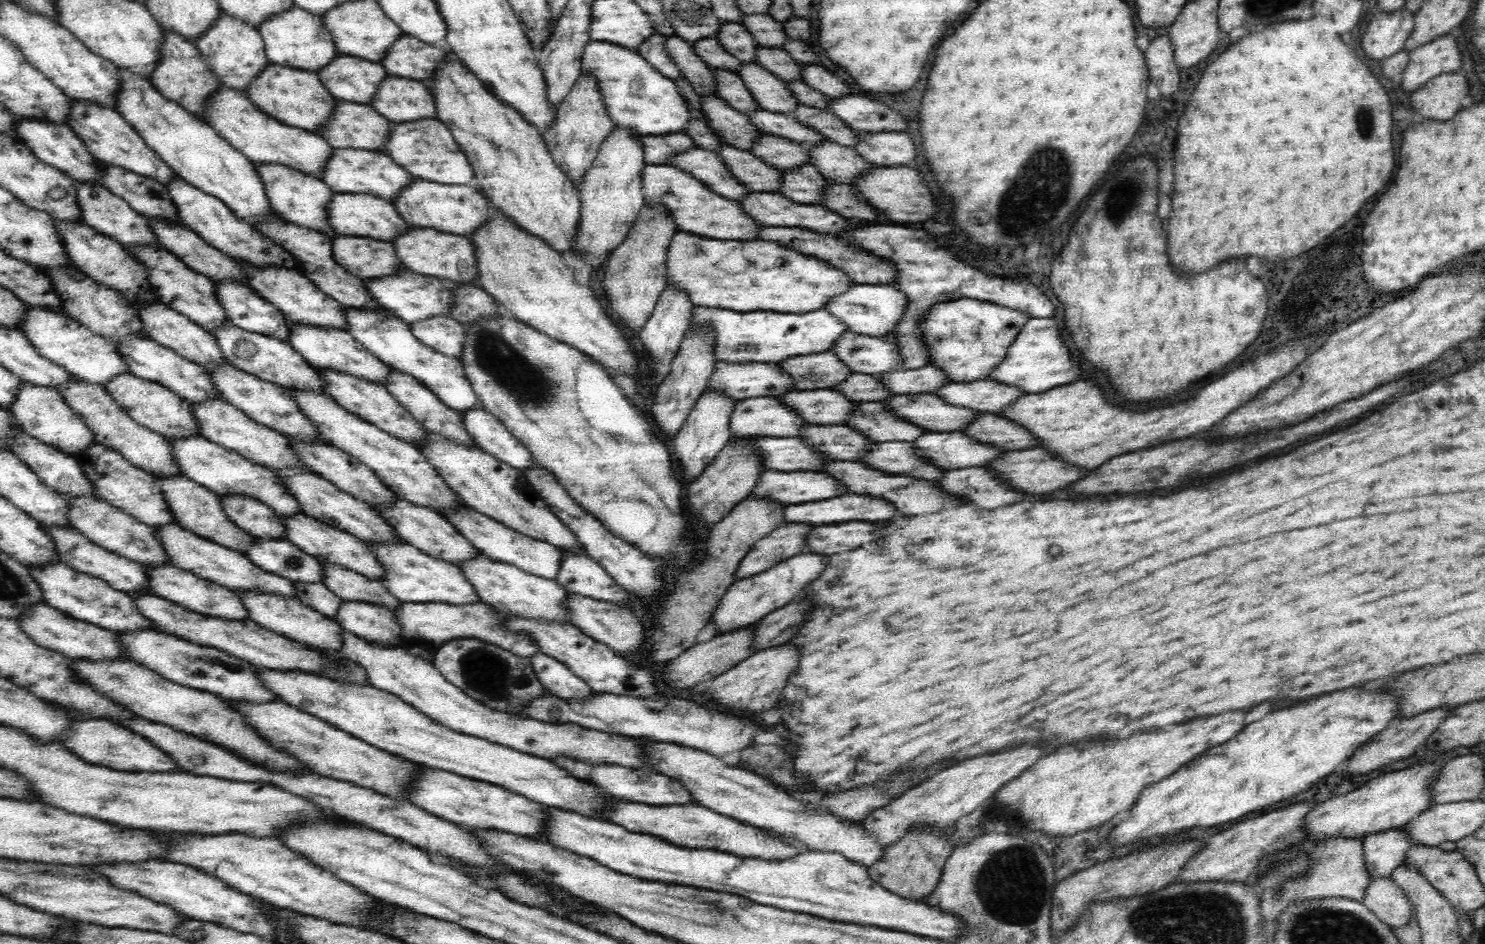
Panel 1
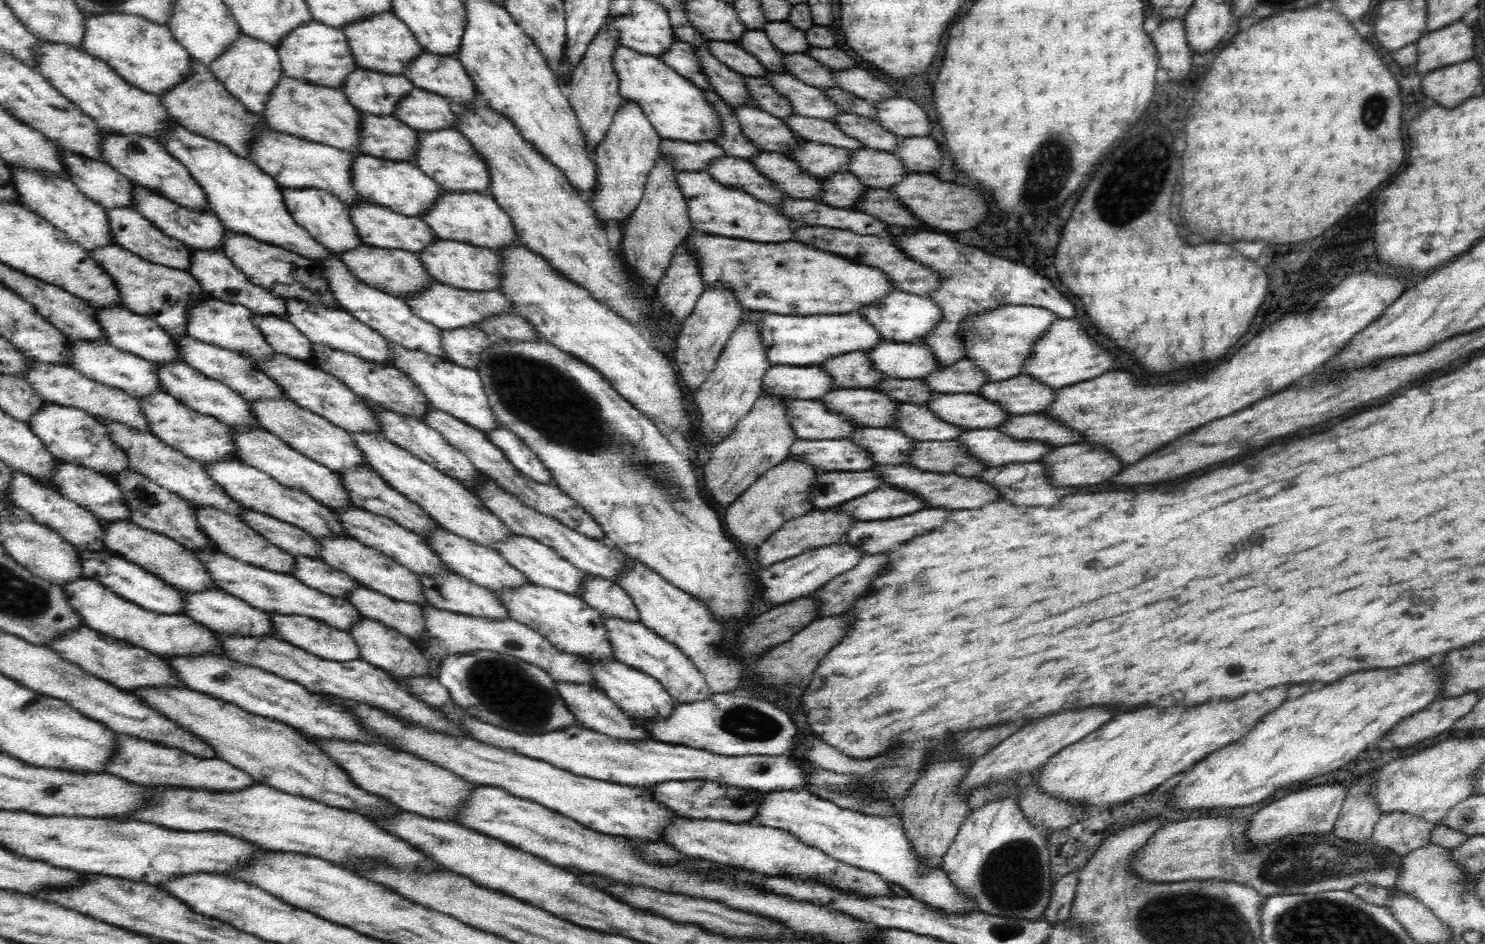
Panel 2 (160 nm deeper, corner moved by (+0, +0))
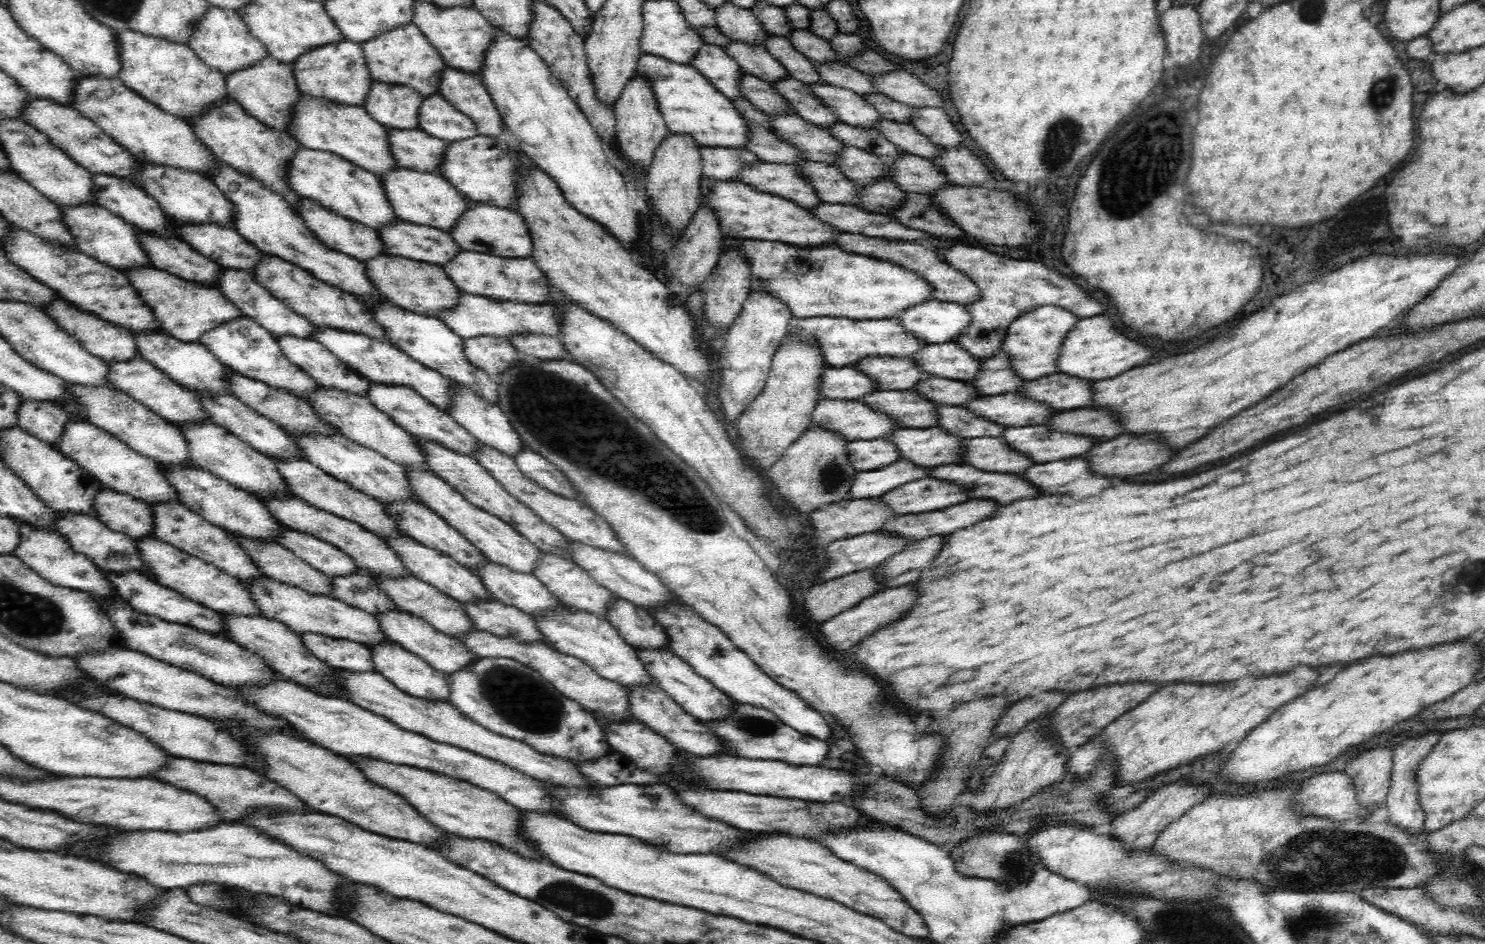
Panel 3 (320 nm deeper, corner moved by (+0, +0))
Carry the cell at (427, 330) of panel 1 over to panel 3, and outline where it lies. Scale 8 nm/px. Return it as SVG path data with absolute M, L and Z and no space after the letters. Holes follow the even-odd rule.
M479 336L463 339L466 358L475 367L488 374L502 374L505 369L518 364L519 357L514 345L508 338Z

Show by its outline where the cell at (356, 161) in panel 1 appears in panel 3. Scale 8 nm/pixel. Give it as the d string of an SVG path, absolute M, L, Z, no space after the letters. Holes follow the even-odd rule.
M398 168L391 173L381 174L380 183L386 192L387 202L394 209L399 221L408 224L425 225L448 233L458 224L459 218L473 205L456 191L450 181L440 174L417 172L416 169Z

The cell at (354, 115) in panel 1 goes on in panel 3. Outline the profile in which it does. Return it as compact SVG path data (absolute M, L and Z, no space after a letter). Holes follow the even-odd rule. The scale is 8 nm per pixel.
M389 129L388 144L395 163L417 172L440 174L448 143L421 129Z

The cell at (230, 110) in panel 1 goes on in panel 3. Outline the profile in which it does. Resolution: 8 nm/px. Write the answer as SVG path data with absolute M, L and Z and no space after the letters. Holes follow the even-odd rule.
M302 147L298 149L288 166L287 183L288 188L300 197L318 201L323 208L373 230L383 229L388 222L398 221L394 209L387 202L380 178L332 152Z

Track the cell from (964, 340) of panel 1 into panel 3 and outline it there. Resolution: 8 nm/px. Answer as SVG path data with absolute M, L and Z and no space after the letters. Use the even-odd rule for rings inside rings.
M1046 305L1035 308L1029 313L1015 317L1007 327L1006 336L999 350L1011 356L1011 370L1021 376L1023 380L1034 380L1056 372L1056 361L1067 333L1075 327L1082 318L1075 316L1065 308Z

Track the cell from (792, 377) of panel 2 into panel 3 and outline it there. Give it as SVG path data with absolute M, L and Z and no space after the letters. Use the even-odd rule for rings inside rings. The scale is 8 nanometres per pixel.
M830 367L819 376L819 394L834 401L858 401L879 390L879 384L852 367Z

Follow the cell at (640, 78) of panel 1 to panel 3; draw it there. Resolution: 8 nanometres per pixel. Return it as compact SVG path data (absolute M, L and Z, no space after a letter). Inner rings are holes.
M639 56L635 74L651 82L659 111L669 132L690 135L700 147L740 149L747 145L747 124L726 98L695 66L676 64L659 56Z

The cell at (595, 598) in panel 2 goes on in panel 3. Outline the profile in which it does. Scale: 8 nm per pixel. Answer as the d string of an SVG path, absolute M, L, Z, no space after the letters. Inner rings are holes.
M618 598L608 606L606 613L608 623L629 646L669 650L666 632L646 609Z

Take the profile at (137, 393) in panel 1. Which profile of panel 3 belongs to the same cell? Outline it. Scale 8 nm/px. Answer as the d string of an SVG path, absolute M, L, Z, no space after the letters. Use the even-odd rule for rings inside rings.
M212 420L191 422L189 425L176 427L186 439L192 464L196 464L198 468L214 473L218 478L252 496L255 494L258 497L270 497L271 494L276 494L278 497L294 496L287 484L283 482L283 476L275 468L271 457L254 450L247 442L228 433L224 428L214 424Z

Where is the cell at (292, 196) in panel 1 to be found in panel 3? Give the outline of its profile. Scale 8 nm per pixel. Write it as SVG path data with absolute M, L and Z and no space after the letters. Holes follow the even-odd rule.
M304 197L296 205L295 211L299 212L299 217L304 221L306 227L316 235L316 238L336 252L342 252L342 254L363 262L387 253L377 230L359 224L357 221L347 220L345 217L323 208L318 201Z

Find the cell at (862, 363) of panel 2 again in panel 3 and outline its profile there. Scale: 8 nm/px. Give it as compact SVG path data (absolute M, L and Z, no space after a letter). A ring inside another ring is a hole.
M868 357L854 365L879 384L880 391L909 391L924 379L934 377L927 374L908 357Z

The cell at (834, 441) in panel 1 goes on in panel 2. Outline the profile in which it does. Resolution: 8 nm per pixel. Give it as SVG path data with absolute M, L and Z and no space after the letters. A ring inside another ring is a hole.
M868 428L858 430L849 439L869 452L876 465L908 465L908 454L917 441L894 428Z

